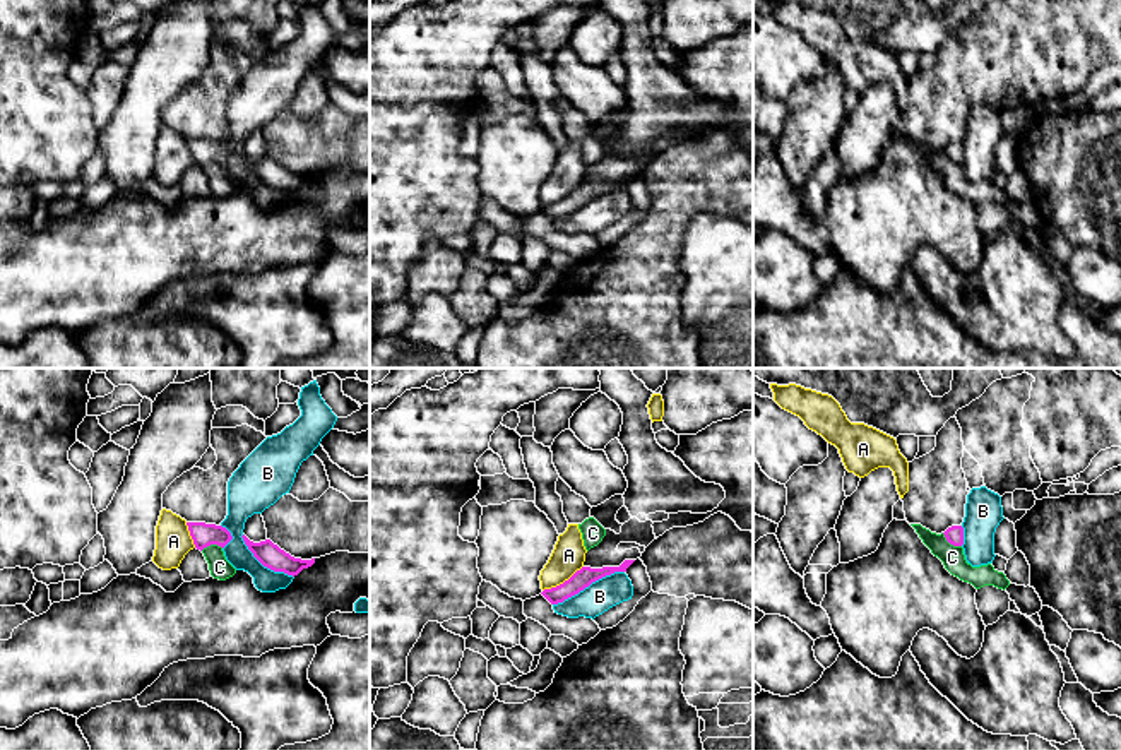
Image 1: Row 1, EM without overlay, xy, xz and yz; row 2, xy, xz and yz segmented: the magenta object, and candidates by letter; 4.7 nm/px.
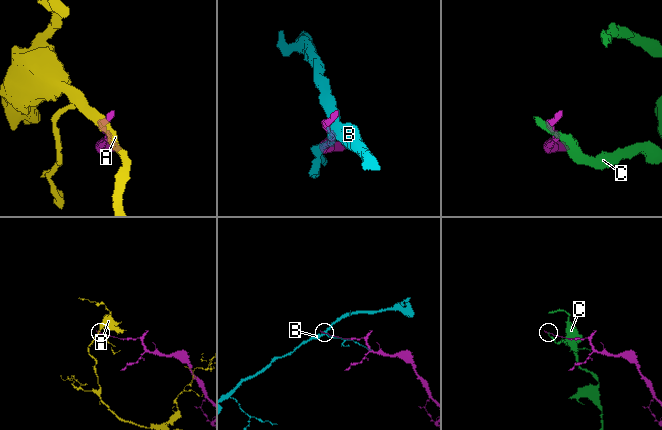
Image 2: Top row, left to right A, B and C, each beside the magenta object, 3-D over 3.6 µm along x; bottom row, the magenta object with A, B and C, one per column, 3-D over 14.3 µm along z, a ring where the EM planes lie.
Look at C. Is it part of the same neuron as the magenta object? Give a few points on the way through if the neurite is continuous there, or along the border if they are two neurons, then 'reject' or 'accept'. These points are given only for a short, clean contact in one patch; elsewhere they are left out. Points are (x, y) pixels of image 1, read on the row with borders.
border yz (942, 533), (950, 543), (960, 547); reject

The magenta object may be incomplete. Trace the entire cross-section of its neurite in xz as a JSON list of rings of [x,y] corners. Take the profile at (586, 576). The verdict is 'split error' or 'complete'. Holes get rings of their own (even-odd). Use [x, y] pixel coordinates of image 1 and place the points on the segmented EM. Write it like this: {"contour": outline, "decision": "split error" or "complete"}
{"contour": [[[625,560],[620,567],[602,567],[602,568],[590,568],[590,567],[582,567],[577,570],[568,580],[563,584],[544,589],[541,594],[551,603],[558,604],[563,603],[565,599],[578,594],[585,587],[589,587],[592,582],[611,575],[614,572],[626,572],[626,568],[633,563],[635,560]]], "decision": "complete"}

